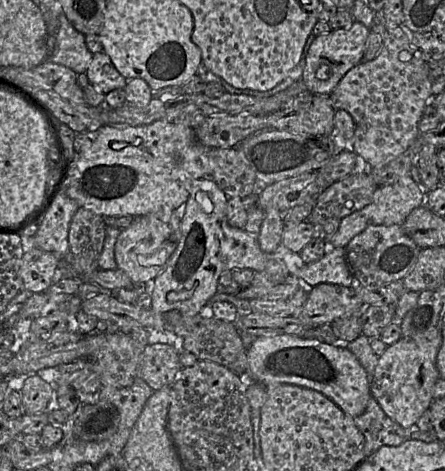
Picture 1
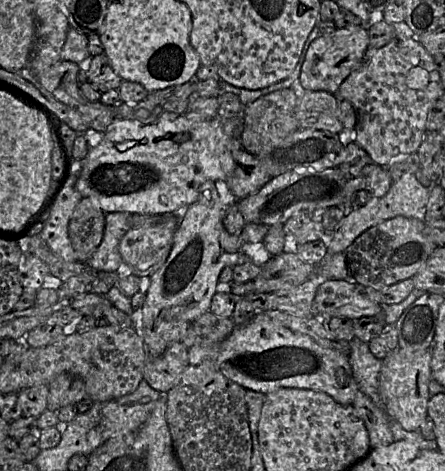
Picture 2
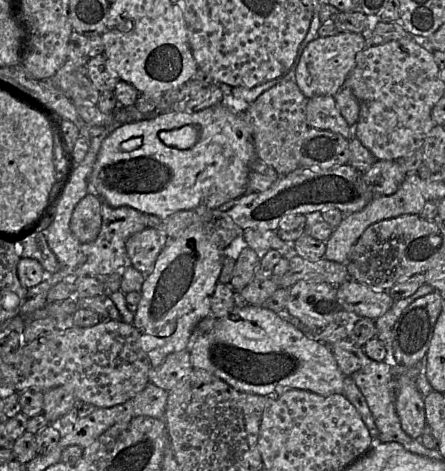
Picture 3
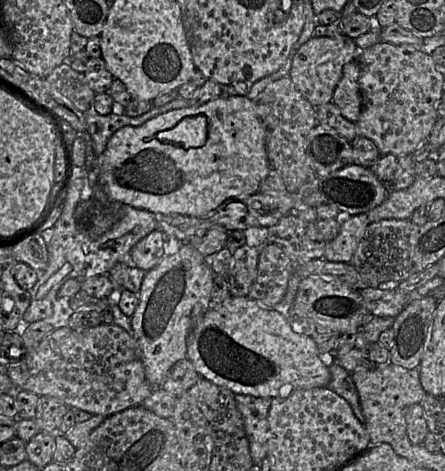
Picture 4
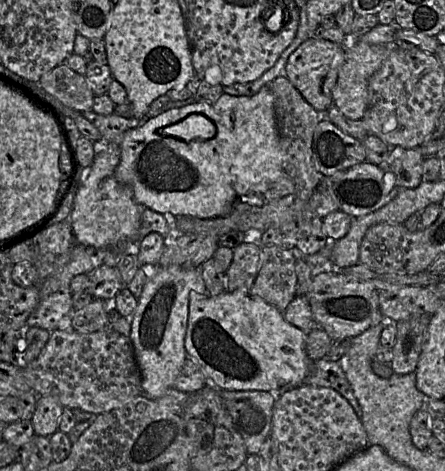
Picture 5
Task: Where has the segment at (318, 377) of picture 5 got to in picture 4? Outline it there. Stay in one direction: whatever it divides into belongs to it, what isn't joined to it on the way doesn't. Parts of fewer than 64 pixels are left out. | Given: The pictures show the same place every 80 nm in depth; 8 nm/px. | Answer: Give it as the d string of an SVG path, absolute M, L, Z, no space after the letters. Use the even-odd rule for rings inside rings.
M333 354L328 355L327 358L324 359L324 362L328 366L331 375L327 388L344 398L351 406L356 418L364 425L365 417L362 412L359 395L351 377L351 373L346 371L335 361Z

